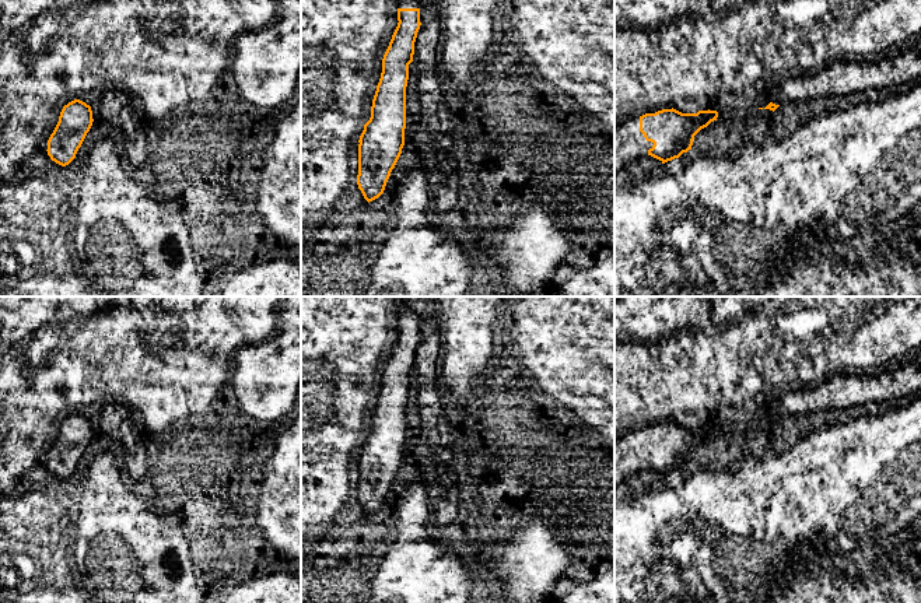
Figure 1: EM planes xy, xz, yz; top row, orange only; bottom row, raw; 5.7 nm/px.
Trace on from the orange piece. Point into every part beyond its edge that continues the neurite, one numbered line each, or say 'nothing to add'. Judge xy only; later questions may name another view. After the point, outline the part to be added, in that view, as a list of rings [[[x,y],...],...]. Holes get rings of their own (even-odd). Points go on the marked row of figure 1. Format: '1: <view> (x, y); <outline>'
nothing to add

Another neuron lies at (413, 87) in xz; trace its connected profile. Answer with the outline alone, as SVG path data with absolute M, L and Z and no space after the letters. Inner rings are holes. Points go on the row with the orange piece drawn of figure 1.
M414 60L409 64L409 80L406 95L419 95L421 92L421 69Z

